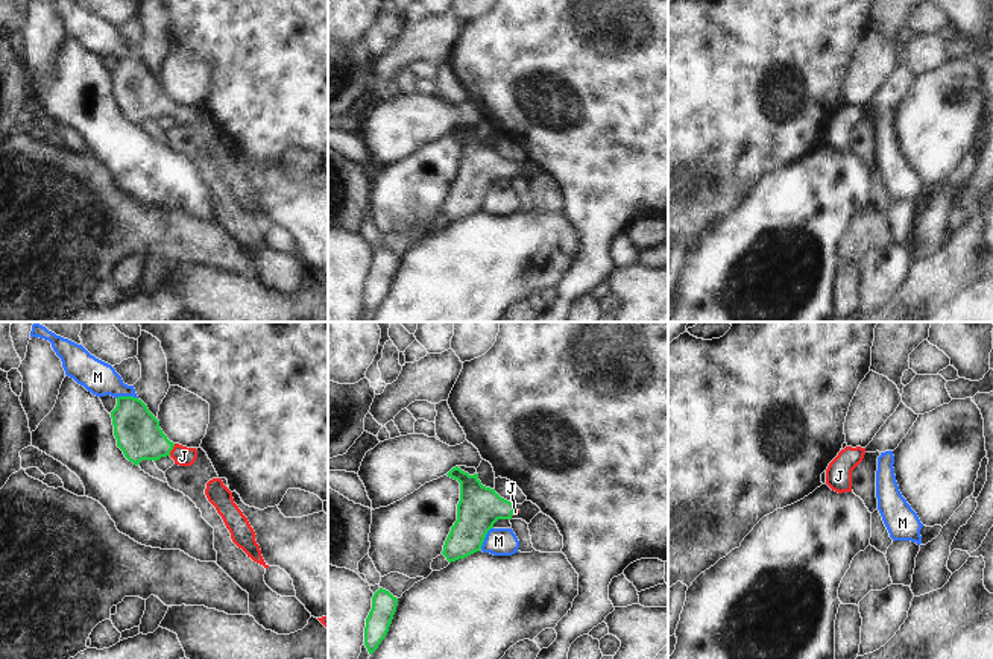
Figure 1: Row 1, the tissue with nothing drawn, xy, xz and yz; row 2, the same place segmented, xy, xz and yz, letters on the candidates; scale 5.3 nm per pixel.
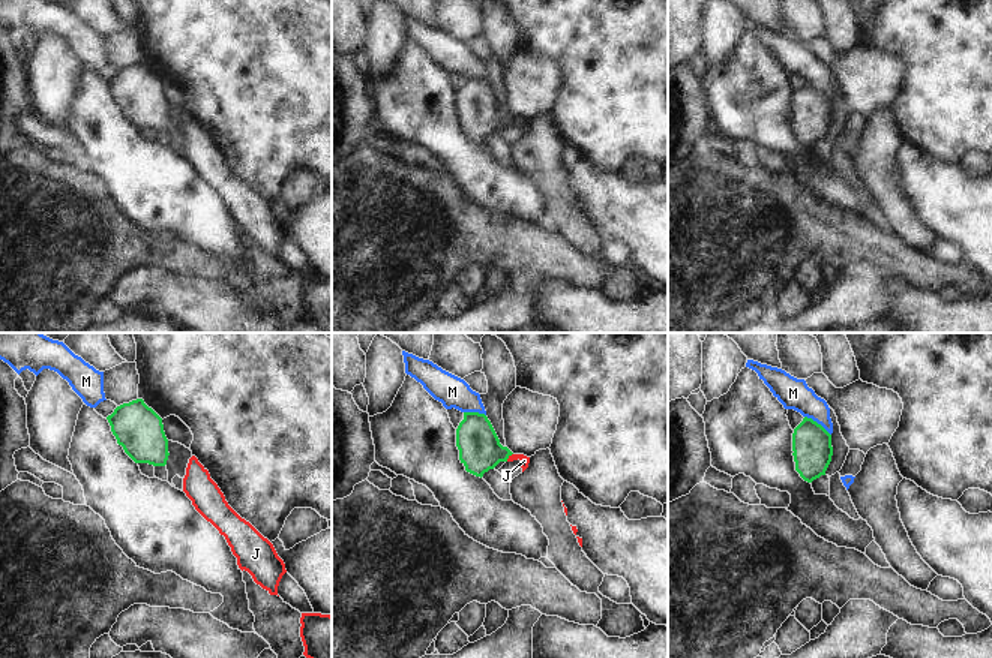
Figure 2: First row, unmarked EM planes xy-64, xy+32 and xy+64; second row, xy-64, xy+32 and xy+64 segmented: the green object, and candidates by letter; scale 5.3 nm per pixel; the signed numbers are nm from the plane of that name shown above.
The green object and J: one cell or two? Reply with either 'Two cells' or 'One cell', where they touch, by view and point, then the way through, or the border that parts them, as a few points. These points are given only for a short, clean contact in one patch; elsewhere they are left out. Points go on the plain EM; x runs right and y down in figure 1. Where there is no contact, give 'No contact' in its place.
One cell. Touches green at xy (172, 108). Path across: xy (137, 90), (151, 104), (172, 108), (182, 116)

